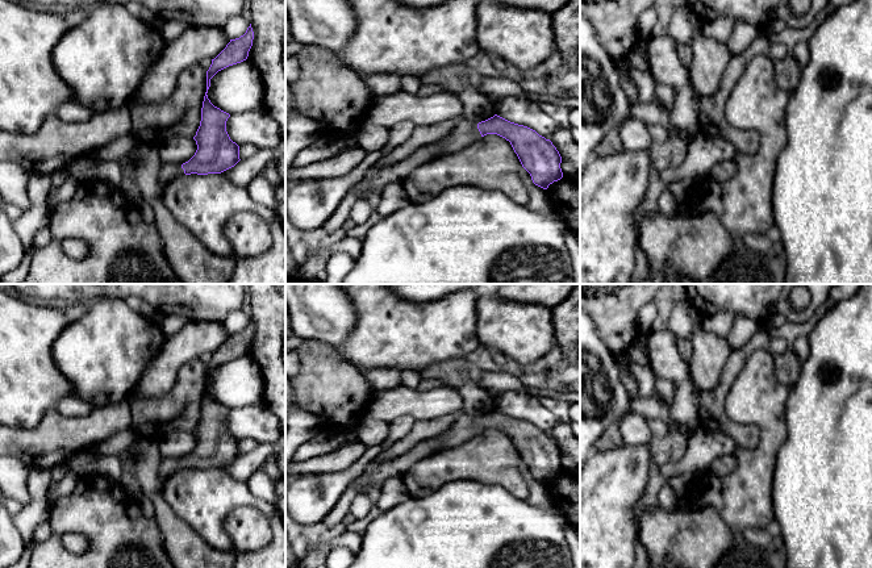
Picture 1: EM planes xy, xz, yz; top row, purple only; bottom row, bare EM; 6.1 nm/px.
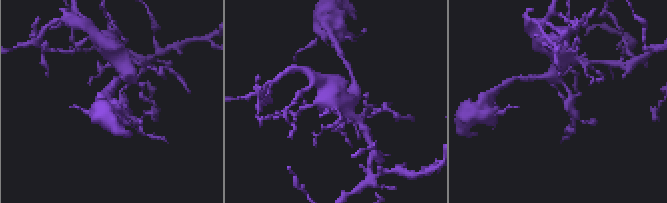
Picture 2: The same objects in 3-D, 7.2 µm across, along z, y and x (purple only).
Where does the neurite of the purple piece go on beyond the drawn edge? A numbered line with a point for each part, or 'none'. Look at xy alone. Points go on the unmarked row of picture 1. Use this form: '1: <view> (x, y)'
1: xy (165, 471)

